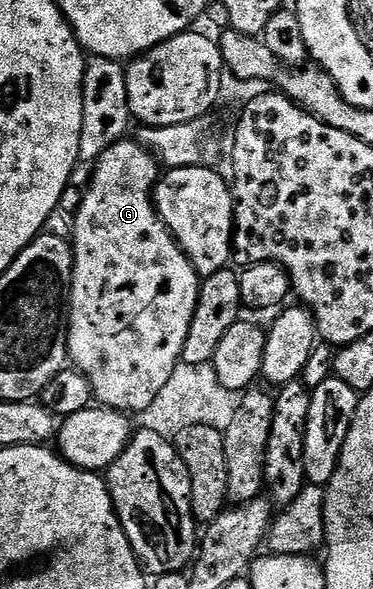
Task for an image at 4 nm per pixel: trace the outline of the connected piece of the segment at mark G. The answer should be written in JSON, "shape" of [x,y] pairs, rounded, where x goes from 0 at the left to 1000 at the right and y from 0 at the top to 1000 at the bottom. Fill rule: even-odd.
{"shape":[[[343,233],[322,243],[308,243],[287,253],[276,265],[257,270],[249,278],[255,292],[244,297],[244,319],[223,331],[212,345],[212,358],[198,360],[196,424],[201,430],[201,462],[190,472],[190,499],[185,503],[185,547],[180,552],[180,599],[188,615],[198,618],[220,637],[239,640],[247,672],[273,689],[298,691],[308,698],[332,701],[381,701],[410,688],[410,674],[442,660],[453,640],[464,640],[464,626],[491,608],[496,572],[507,572],[507,552],[517,545],[517,531],[534,516],[534,491],[539,472],[523,453],[512,448],[509,436],[480,418],[456,387],[437,379],[424,362],[410,336],[418,311],[432,302],[432,277],[424,268],[381,241]]]}

